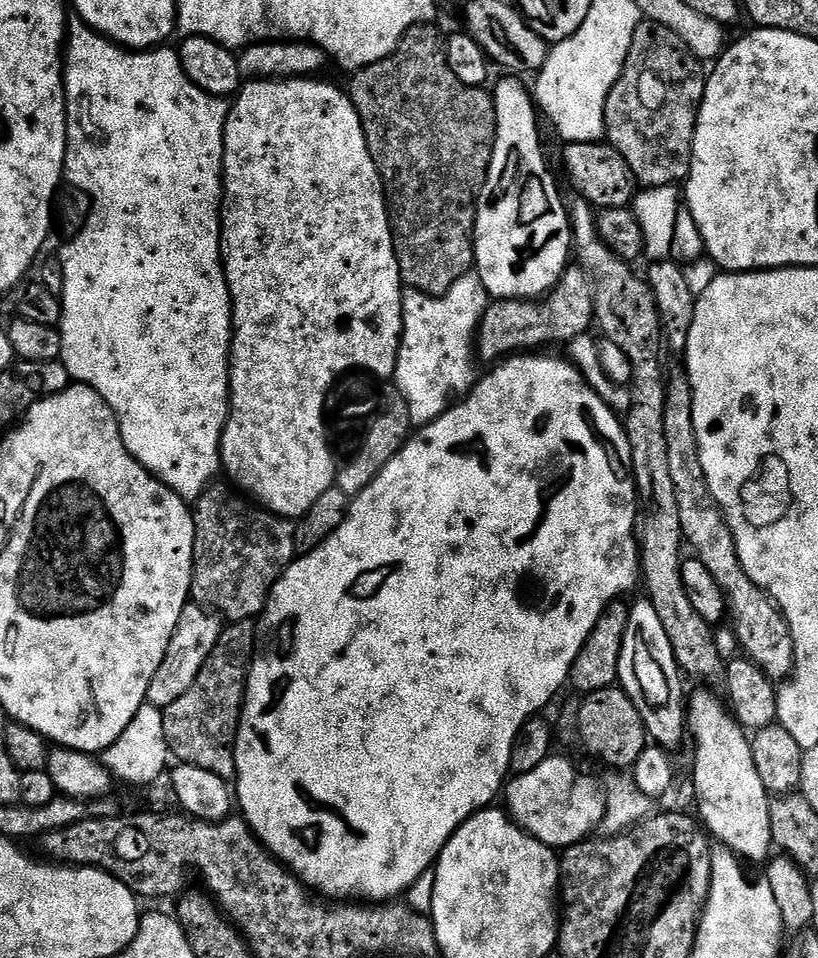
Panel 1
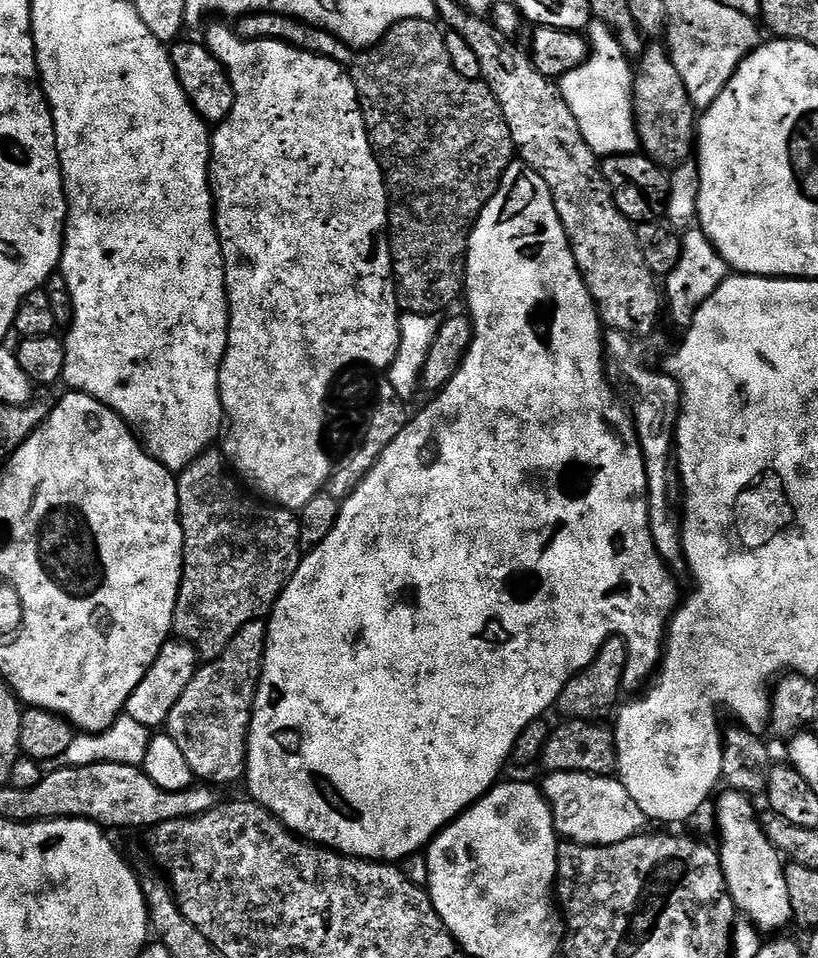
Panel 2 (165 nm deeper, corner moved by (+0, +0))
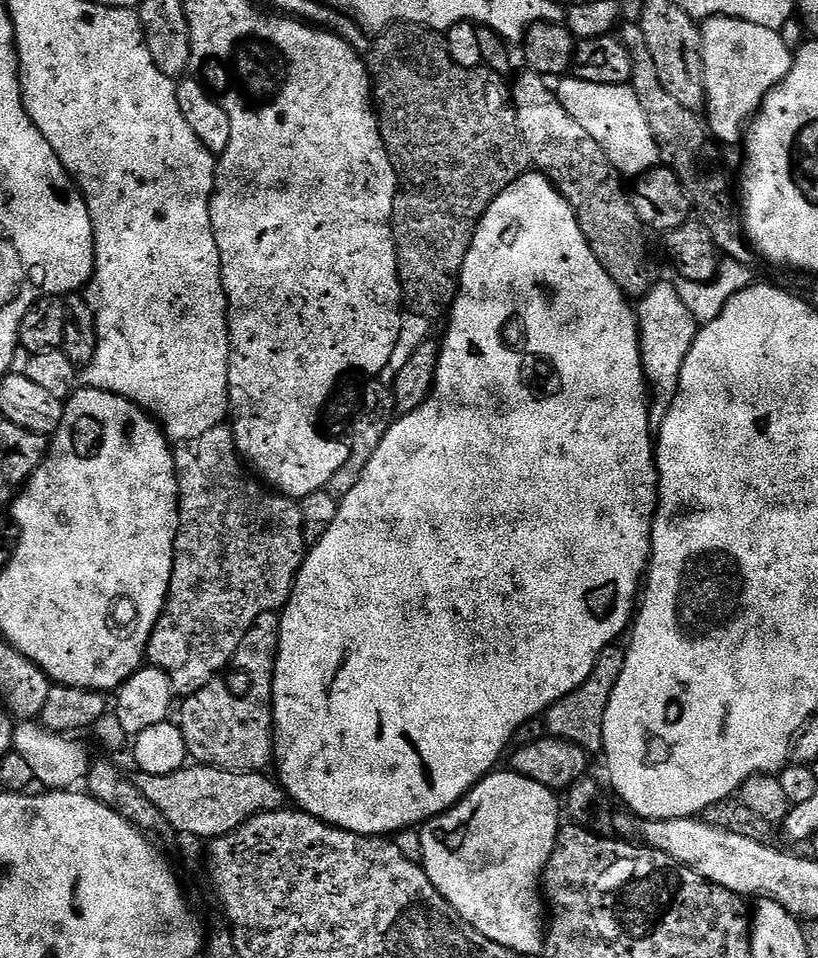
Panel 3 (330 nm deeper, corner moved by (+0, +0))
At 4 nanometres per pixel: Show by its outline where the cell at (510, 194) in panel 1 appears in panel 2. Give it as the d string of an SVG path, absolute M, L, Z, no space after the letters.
M513 162L504 171L500 180L500 187L490 198L490 202L482 210L480 220L474 226L468 243L468 260L464 265L464 286L466 299L468 298L467 315L472 319L472 344L460 363L460 369L454 374L449 384L445 384L434 398L420 413L409 419L406 430L386 446L386 450L378 458L378 462L370 470L370 474L360 483L358 490L350 494L347 500L340 505L340 517L330 530L330 534L317 548L311 549L301 559L298 570L290 578L290 582L282 590L278 602L267 617L268 637L264 651L264 665L260 675L260 685L256 691L256 701L252 711L252 721L248 731L248 763L246 765L247 795L270 810L277 816L291 832L308 841L309 844L318 844L322 848L330 848L339 852L341 856L354 856L358 860L378 860L381 862L404 862L407 856L412 856L416 851L427 849L435 840L436 835L443 828L457 820L477 800L495 788L501 779L500 771L504 763L509 763L514 742L518 742L518 734L530 726L530 722L541 719L547 708L551 709L562 694L562 690L570 682L570 678L581 672L598 654L605 640L612 636L620 636L628 643L628 659L630 668L634 673L644 671L655 673L662 663L662 653L666 647L666 629L674 615L674 609L681 603L682 592L676 589L672 581L674 572L663 558L656 553L656 547L650 534L648 525L648 479L644 465L644 452L636 435L636 425L633 424L631 415L608 382L608 373L604 370L604 333L605 329L600 322L600 311L588 293L588 287L580 277L578 266L574 262L574 254L568 245L566 230L558 218L558 210L554 210L554 202L546 182L534 171L520 162Z

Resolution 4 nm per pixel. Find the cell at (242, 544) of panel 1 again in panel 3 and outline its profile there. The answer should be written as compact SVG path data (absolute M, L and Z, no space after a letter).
M227 423L214 426L214 430L209 430L207 434L202 434L198 438L183 441L175 449L174 455L176 458L176 481L180 491L180 521L176 527L174 566L172 567L170 590L164 603L164 609L150 634L146 660L151 667L160 668L167 672L172 683L173 693L177 697L183 698L193 696L195 692L202 690L202 686L206 686L206 682L210 682L210 678L214 678L219 672L224 671L224 667L228 665L230 658L234 658L238 646L242 646L242 638L246 638L246 634L254 626L254 618L258 618L258 614L279 613L288 603L288 599L292 597L292 587L296 585L296 576L300 573L300 567L304 564L306 545L304 531L302 530L302 510L299 503L290 496L281 496L275 491L269 490L259 479L253 478L251 475L248 477L244 473L245 465L242 463L240 453L236 450L236 435L233 434Z

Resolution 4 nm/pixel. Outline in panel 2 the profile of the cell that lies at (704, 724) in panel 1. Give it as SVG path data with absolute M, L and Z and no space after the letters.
M724 790L724 793L721 791L719 793L718 799L715 801L716 804L716 824L718 827L720 827L720 844L718 843L718 851L720 853L720 865L722 866L722 870L724 871L724 877L726 878L726 886L728 887L728 893L732 896L732 901L736 904L736 910L737 913L747 923L753 924L759 930L761 933L767 934L767 932L776 932L772 934L780 934L783 932L780 932L783 930L784 927L787 926L787 924L791 925L793 923L792 918L792 907L790 906L790 890L786 890L786 874L784 873L786 864L785 861L782 859L782 854L779 852L778 849L775 848L775 846L772 845L770 842L770 838L765 834L764 832L764 826L761 820L761 817L758 815L756 817L756 808L751 799L749 797L744 796L740 792L735 792L733 790Z

